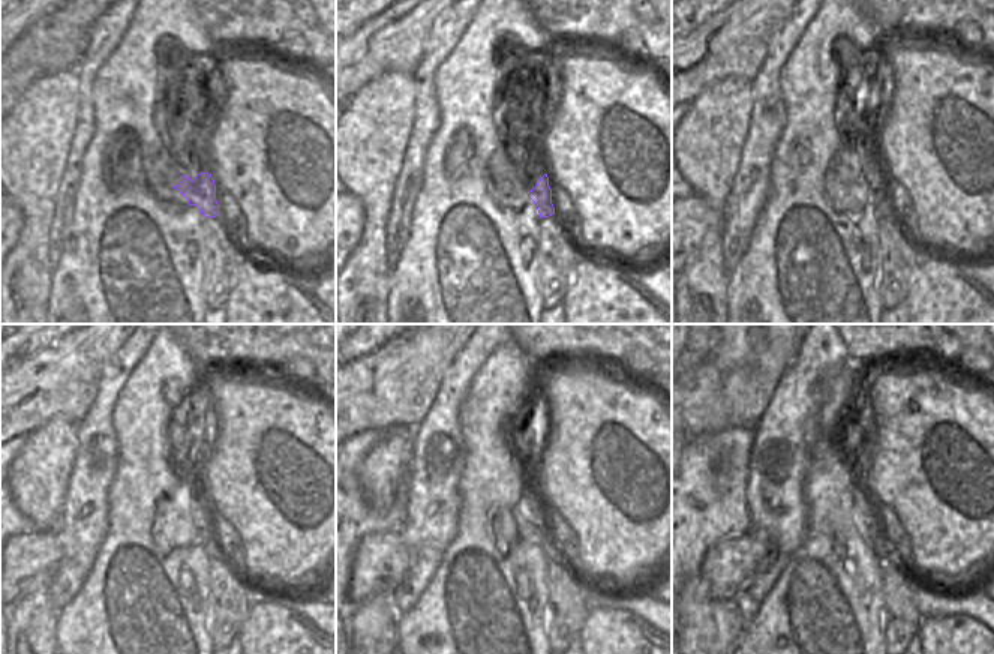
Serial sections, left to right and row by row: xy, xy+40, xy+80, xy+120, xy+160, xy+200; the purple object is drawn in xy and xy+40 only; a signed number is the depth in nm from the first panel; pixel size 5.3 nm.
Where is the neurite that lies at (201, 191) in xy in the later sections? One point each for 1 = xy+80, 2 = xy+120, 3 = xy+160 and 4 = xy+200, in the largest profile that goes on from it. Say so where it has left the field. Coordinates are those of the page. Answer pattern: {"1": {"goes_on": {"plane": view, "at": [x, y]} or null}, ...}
{"1": {"goes_on": {"plane": "xy+80", "at": [880, 201]}}, "2": {"goes_on": {"plane": "xy+120", "at": [212, 546]}}, "3": {"goes_on": {"plane": "xy+160", "at": [552, 552]}}, "4": {"goes_on": {"plane": "xy+200", "at": [867, 521]}}}

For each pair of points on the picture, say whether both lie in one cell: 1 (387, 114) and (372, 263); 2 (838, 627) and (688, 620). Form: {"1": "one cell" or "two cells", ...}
{"1": "one cell", "2": "two cells"}

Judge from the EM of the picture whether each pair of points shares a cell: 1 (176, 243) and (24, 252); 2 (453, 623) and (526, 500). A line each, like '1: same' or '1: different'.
1: different
2: different

